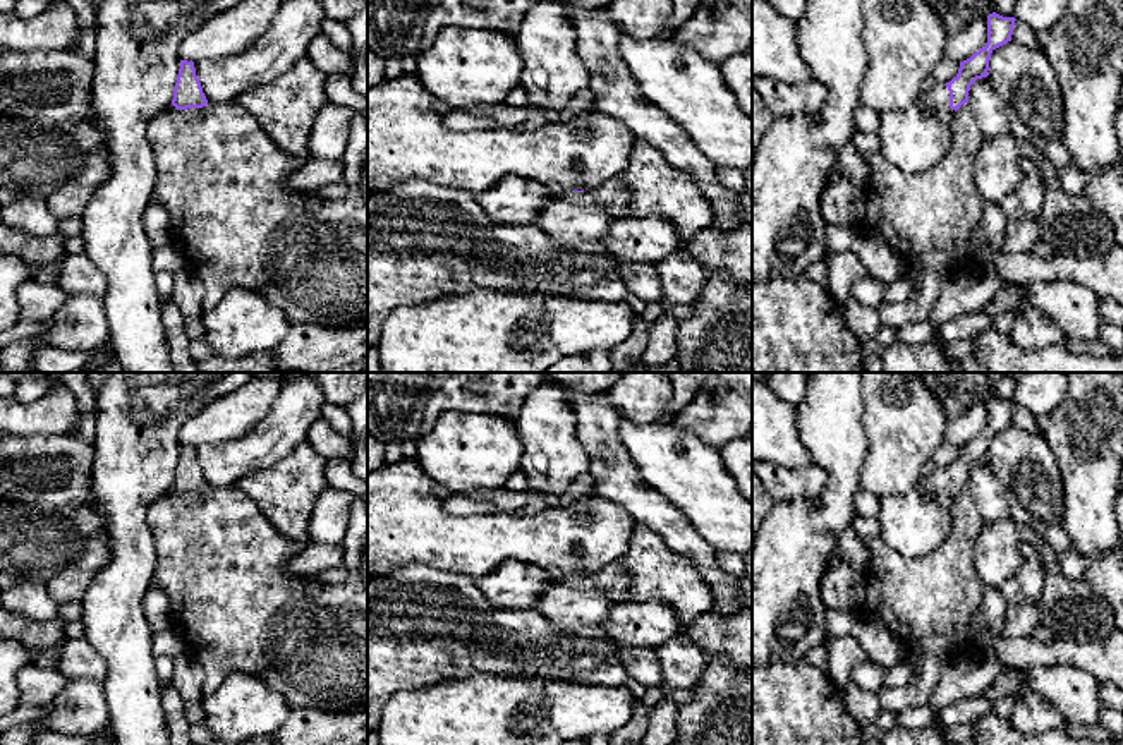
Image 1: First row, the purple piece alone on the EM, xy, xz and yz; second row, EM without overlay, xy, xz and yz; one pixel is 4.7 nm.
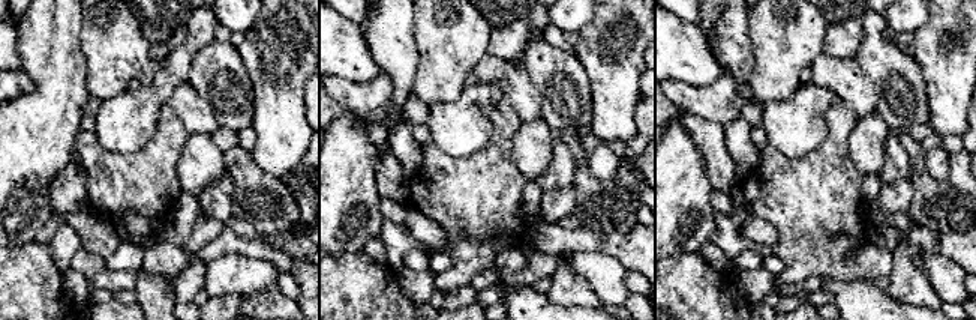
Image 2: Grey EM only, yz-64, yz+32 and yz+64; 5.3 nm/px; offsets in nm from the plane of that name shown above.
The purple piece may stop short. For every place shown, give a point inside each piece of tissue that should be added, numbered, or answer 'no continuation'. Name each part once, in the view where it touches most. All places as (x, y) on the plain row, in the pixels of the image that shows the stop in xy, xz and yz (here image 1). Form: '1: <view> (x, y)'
1: yz (916, 522)

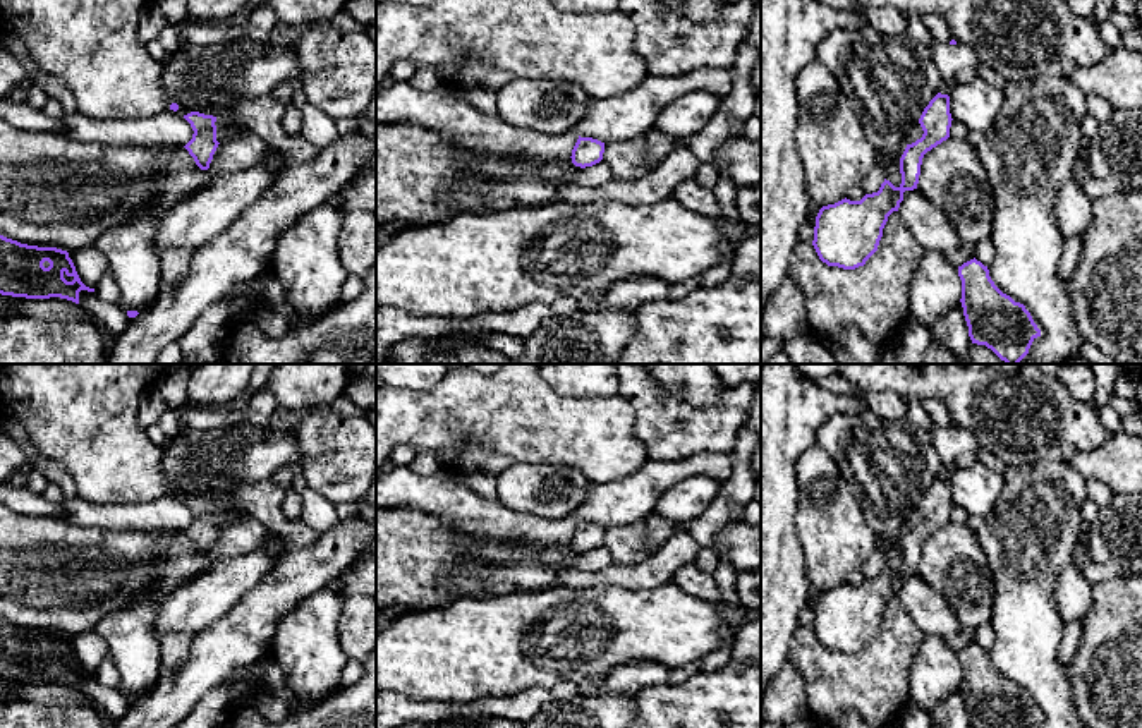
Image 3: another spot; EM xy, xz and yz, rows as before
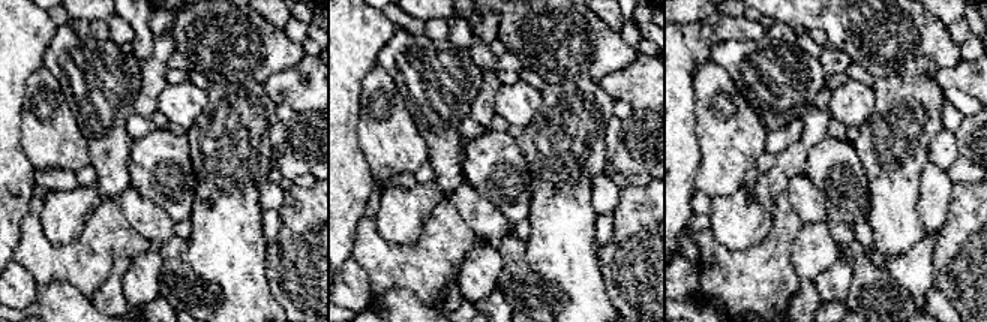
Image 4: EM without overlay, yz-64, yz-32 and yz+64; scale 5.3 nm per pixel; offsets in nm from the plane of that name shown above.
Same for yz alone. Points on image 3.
no continuation

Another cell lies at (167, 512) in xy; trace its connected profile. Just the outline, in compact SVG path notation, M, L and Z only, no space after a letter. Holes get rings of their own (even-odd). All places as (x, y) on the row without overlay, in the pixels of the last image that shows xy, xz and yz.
M170 493L144 503L127 505L93 503L77 494L64 500L60 519L82 527L184 532L194 515L182 500Z

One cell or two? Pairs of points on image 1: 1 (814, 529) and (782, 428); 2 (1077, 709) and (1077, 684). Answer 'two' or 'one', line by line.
1: two
2: one

